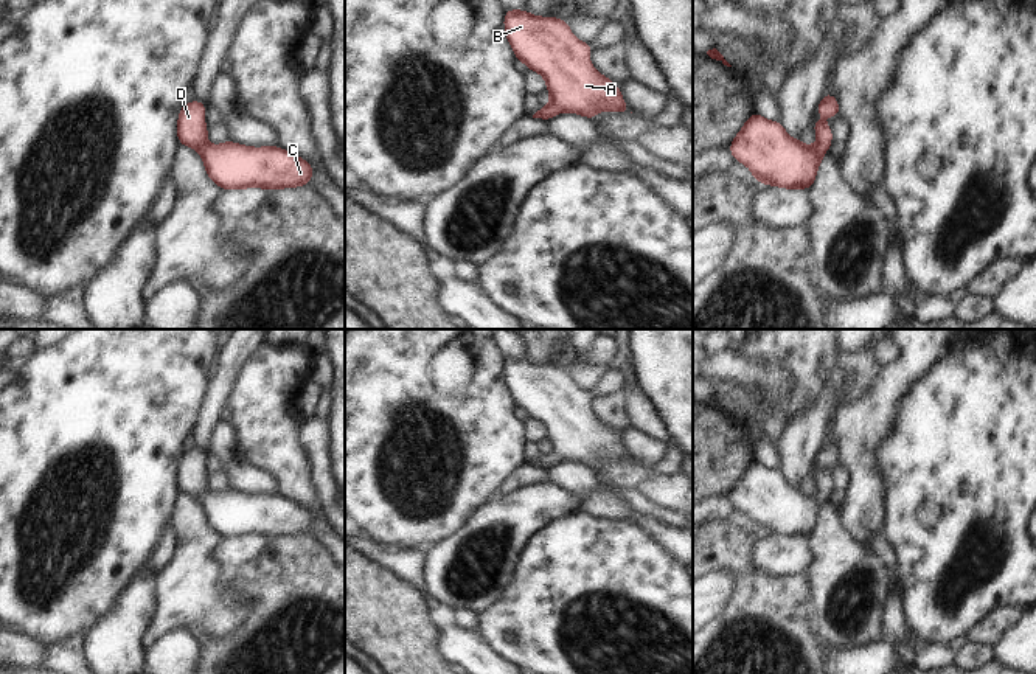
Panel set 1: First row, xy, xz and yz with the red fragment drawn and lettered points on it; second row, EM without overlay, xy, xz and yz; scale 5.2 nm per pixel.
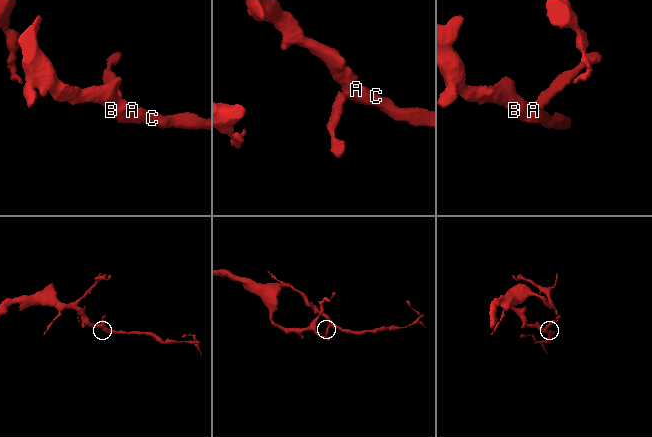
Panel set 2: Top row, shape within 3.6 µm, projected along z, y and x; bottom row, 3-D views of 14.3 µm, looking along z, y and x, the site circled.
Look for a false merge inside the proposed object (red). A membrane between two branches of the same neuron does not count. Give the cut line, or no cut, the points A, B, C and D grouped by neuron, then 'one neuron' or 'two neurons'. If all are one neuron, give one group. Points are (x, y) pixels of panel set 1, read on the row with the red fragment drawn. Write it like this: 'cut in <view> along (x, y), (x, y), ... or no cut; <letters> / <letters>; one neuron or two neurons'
no cut; A B C D; one neuron

